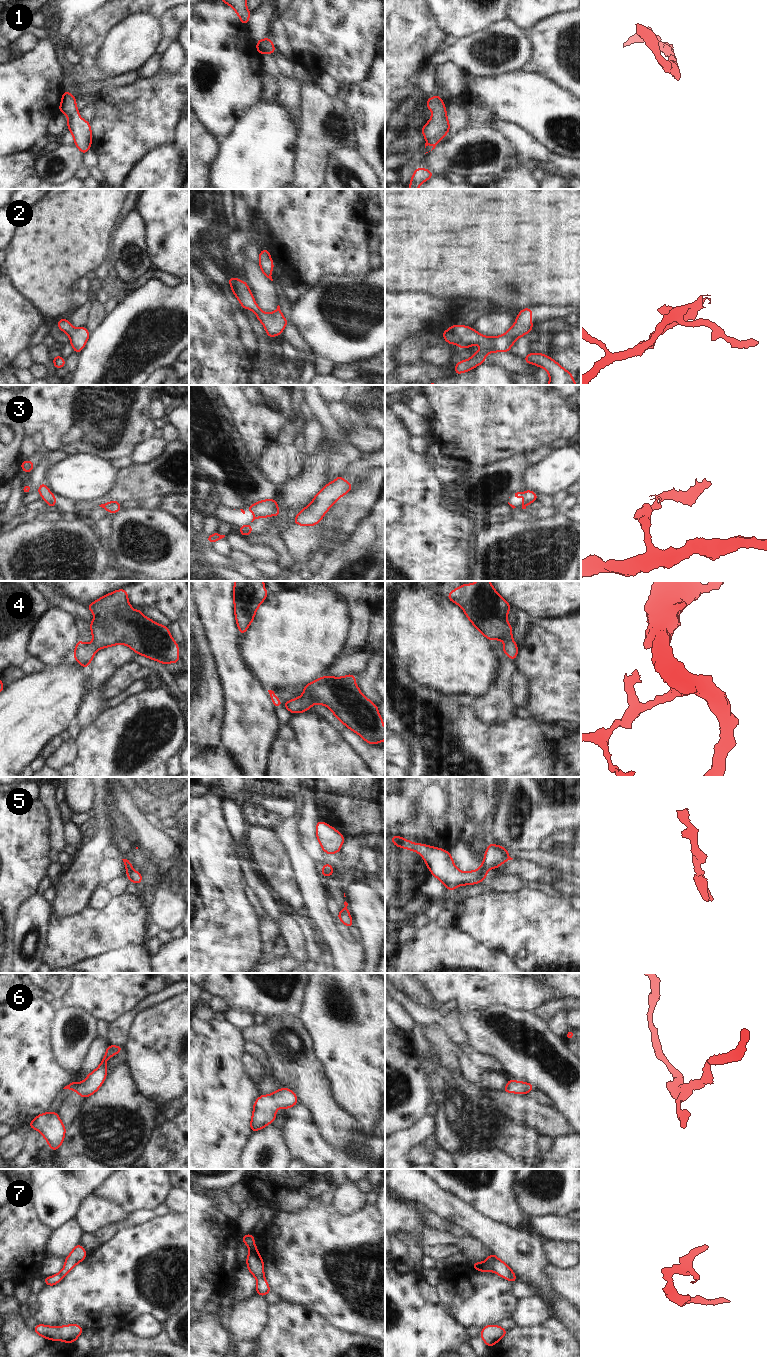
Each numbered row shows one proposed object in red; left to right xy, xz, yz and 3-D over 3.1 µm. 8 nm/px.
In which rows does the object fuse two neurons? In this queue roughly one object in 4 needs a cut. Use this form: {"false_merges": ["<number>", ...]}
{"false_merges": ["3", "5"]}

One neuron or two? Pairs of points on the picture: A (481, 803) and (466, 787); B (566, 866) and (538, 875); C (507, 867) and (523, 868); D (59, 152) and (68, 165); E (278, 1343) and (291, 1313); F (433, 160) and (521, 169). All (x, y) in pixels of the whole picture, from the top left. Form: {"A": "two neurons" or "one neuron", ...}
{"A": "two neurons", "B": "two neurons", "C": "one neuron", "D": "one neuron", "E": "one neuron", "F": "two neurons"}

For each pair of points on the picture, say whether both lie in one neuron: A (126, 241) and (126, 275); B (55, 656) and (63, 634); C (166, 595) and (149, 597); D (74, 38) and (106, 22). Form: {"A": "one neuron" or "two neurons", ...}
{"A": "one neuron", "B": "one neuron", "C": "one neuron", "D": "one neuron"}

